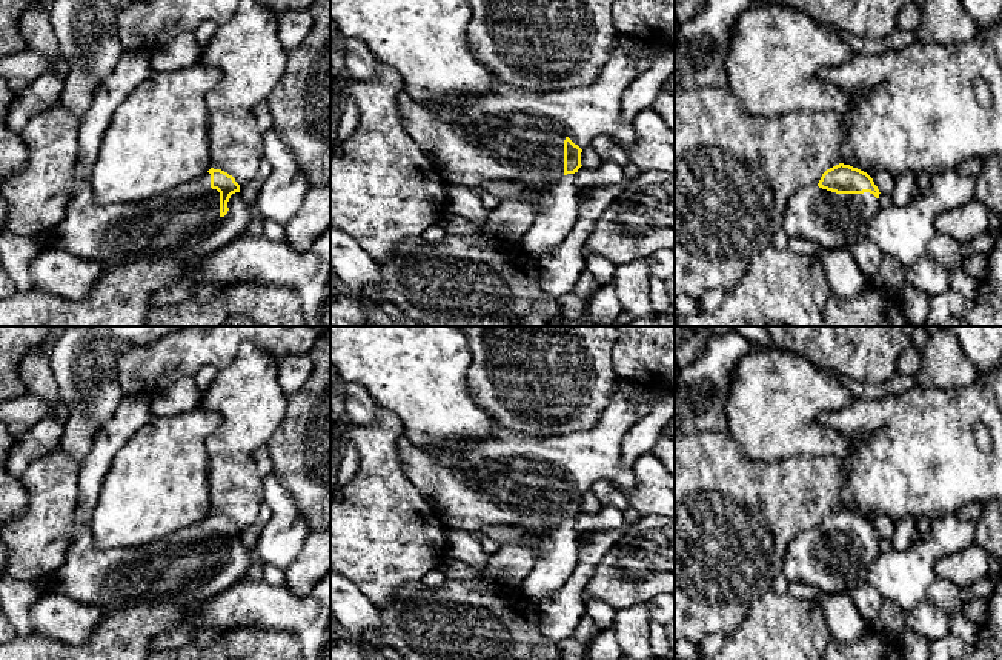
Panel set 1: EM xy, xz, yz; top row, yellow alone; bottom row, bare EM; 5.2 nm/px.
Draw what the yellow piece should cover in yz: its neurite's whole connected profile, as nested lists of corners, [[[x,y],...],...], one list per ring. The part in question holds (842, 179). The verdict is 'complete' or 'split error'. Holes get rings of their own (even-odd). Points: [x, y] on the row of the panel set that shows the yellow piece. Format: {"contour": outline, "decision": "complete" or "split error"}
{"contour": [[[839,163],[827,169],[815,188],[801,189],[790,197],[782,228],[788,237],[802,237],[818,243],[821,251],[851,249],[867,237],[868,222],[881,209],[879,194],[867,172]]], "decision": "split error"}

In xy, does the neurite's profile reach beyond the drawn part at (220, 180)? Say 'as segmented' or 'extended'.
extended

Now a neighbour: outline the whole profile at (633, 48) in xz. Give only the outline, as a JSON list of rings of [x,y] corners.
[[[630,35],[619,37],[619,45],[627,54],[627,57],[632,60],[639,60],[644,52],[650,48],[650,45],[639,42],[638,38]]]

